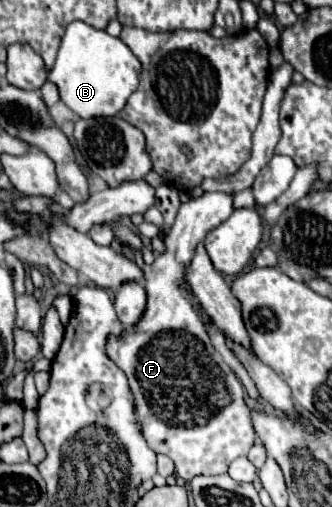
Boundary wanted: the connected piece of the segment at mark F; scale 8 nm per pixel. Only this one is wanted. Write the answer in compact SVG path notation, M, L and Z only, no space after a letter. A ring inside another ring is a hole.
M204 193L202 197L190 199L180 205L176 221L170 233L164 237L166 251L158 255L152 265L142 267L148 295L148 305L142 319L132 327L132 331L124 331L122 337L110 337L106 345L108 357L128 375L130 389L136 397L136 415L144 439L148 441L152 451L168 455L176 465L178 477L186 481L196 475L226 473L228 465L236 457L248 455L256 439L250 409L244 403L244 387L240 379L232 373L232 369L226 365L222 355L212 347L204 323L192 307L190 285L186 283L186 267L190 267L194 247L202 243L214 227L224 223L232 211L232 195L226 193Z

